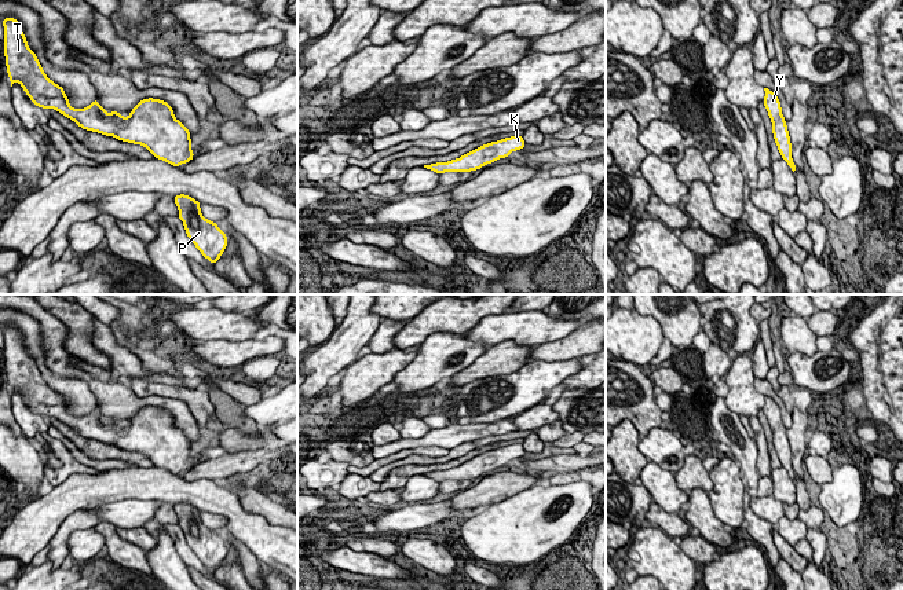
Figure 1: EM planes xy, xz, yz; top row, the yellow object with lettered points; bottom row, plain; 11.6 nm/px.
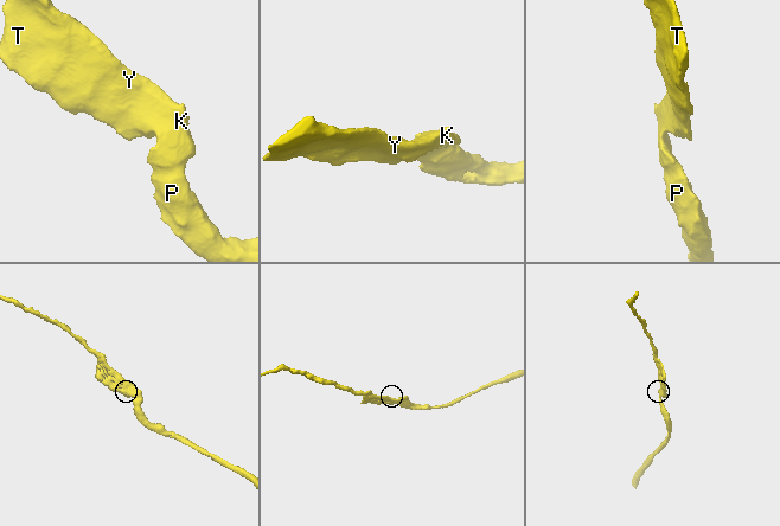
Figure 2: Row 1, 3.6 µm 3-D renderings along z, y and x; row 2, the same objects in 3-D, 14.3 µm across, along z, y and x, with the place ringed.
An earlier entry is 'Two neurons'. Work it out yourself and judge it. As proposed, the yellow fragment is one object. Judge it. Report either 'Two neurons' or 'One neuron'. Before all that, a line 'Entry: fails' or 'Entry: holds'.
Entry: fails
One neuron

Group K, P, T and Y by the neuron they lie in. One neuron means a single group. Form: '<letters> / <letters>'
K P T Y

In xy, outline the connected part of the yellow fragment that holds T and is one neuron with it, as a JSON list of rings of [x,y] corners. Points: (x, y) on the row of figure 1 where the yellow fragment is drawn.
[[[11,17],[1,21],[11,87],[19,83],[33,105],[48,110],[55,109],[85,131],[142,144],[154,158],[172,166],[180,166],[194,158],[190,131],[175,118],[168,102],[154,98],[142,99],[128,117],[116,110],[110,110],[111,114],[107,116],[109,110],[102,107],[98,99],[84,109],[74,109],[69,105],[65,89],[47,77],[34,51],[28,47],[19,21]]]

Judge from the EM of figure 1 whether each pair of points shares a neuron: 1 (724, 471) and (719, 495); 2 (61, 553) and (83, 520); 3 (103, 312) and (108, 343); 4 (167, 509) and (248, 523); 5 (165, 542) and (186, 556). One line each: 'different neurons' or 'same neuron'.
1: same neuron
2: same neuron
3: different neurons
4: different neurons
5: different neurons

